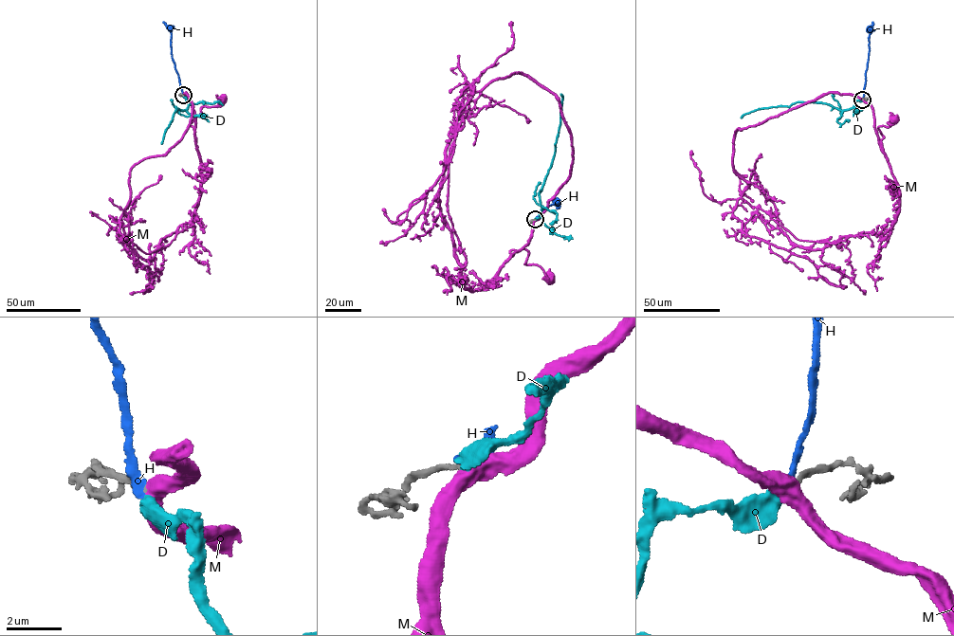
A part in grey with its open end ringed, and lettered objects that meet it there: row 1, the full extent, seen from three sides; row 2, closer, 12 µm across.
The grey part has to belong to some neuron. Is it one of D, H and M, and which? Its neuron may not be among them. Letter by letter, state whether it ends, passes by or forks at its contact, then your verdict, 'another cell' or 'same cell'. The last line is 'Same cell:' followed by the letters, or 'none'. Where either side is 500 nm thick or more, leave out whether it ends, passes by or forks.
D: it ends there; same cell
H: it ends there; another cell
M: another cell
Same cell: D

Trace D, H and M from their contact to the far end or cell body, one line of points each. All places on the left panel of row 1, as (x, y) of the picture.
D: (183, 95), (187, 109), (175, 110), (161, 144)
H: (183, 95), (172, 56), (170, 27)
M: (183, 95), (194, 112), (194, 135), (189, 124), (202, 113), (201, 108), (216, 106), (223, 100)

